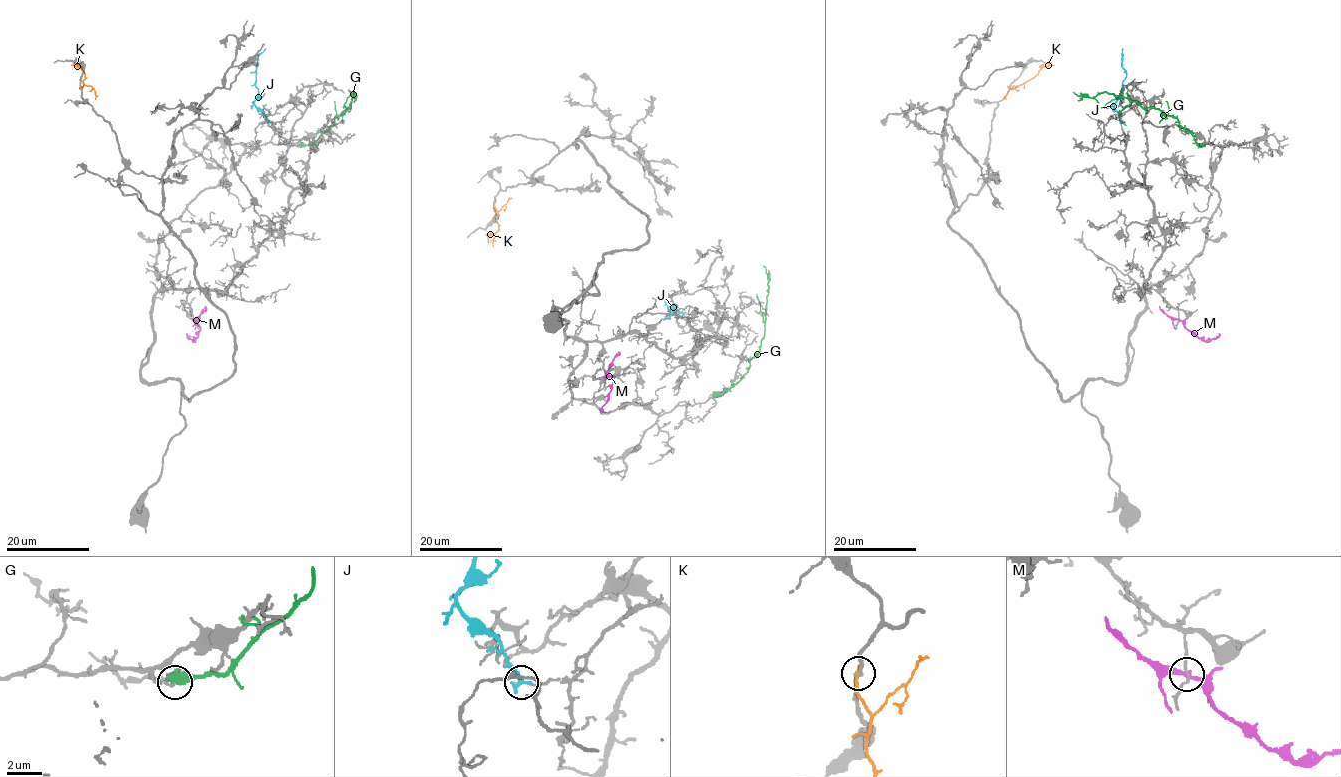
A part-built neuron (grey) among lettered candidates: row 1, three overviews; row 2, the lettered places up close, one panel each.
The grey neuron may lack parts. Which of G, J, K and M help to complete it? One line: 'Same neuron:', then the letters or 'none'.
Same neuron: none

